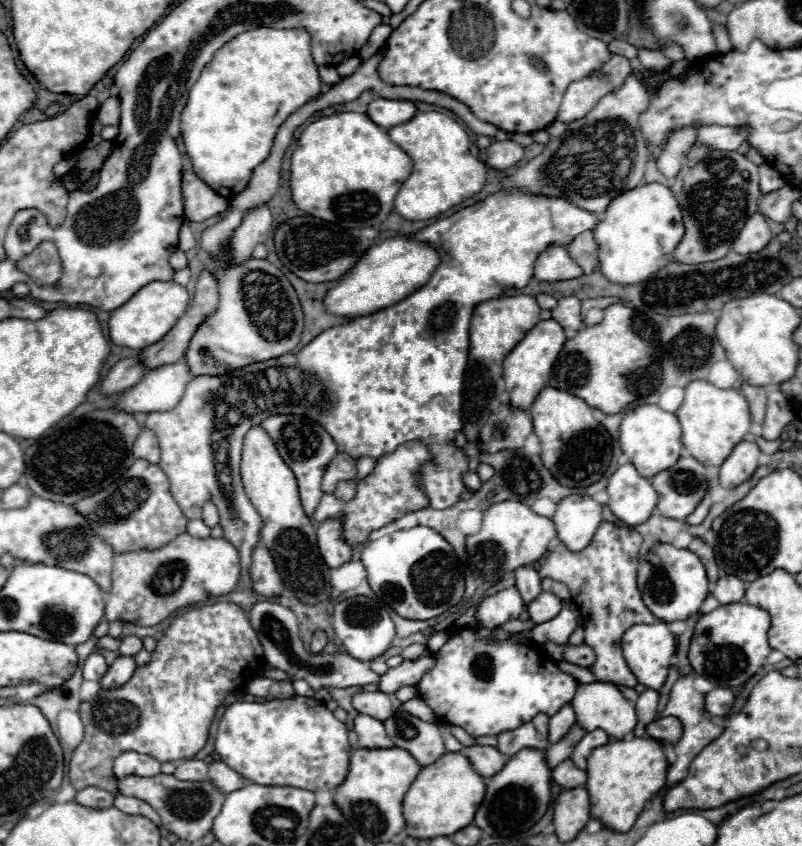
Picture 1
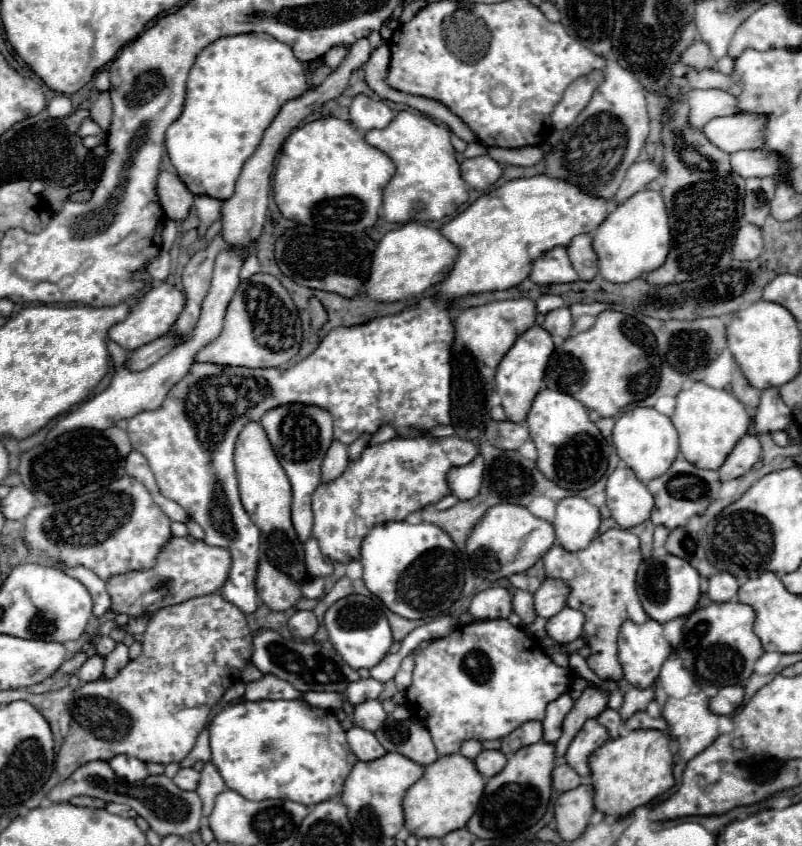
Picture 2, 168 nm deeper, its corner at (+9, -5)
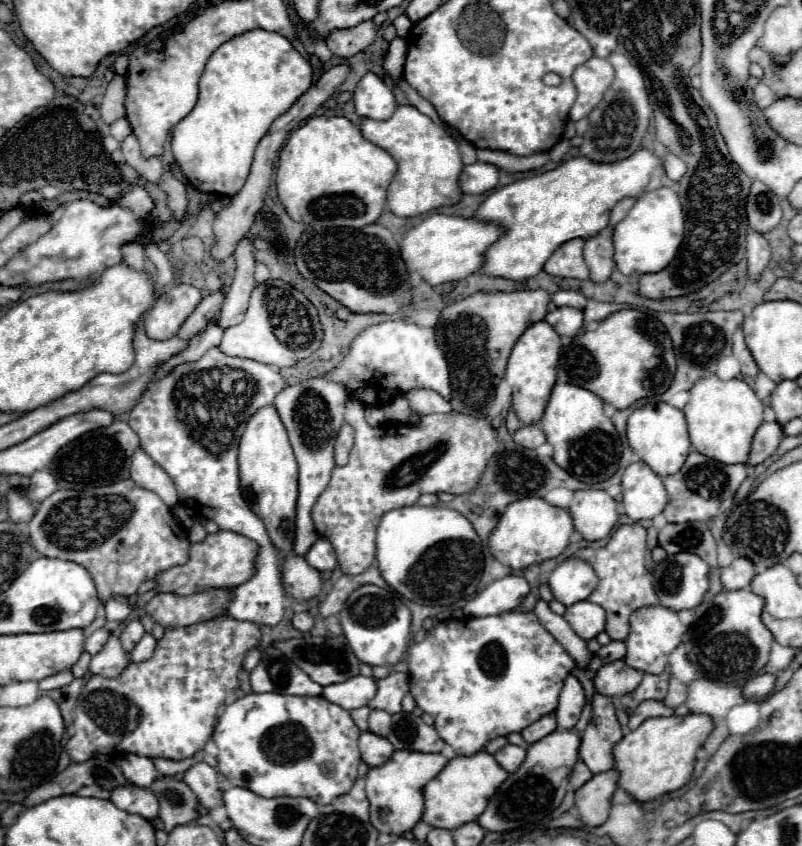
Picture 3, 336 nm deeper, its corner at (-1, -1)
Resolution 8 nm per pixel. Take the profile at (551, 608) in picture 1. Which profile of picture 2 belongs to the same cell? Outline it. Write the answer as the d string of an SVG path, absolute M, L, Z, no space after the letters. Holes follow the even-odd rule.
M545 577L541 587L535 593L535 611L539 617L553 617L557 615L567 603L567 595L569 595L569 585L561 579L553 579L553 577Z

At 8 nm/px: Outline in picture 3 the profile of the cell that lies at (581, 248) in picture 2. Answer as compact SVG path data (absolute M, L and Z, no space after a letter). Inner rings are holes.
M601 231L599 235L585 241L583 255L587 261L587 267L591 271L591 281L607 281L611 271L615 269L613 261L613 243L611 235L607 231Z

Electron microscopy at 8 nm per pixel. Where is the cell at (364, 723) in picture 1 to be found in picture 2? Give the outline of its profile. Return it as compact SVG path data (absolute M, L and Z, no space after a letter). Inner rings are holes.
M355 725L347 731L347 743L359 761L373 761L385 755L385 749L379 745L377 737L371 731L359 729Z

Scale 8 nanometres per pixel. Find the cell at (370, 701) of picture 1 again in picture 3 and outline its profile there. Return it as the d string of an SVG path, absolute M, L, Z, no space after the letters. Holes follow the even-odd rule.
M373 709L369 715L369 731L377 733L381 737L387 737L389 729L391 729L391 715L381 709Z

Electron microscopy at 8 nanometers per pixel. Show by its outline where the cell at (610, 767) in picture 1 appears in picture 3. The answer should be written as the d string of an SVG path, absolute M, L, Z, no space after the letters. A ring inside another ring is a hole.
M685 715L685 717L655 717L643 721L635 731L625 735L615 747L615 769L619 773L619 789L629 793L635 801L653 801L663 793L681 789L693 775L695 755L703 741L711 733L713 723L707 715Z

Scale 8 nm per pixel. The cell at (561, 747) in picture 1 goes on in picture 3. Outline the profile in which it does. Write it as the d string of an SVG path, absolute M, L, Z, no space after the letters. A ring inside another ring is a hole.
M615 661L603 665L595 677L595 691L605 697L623 697L631 693L641 683L643 673L625 665L625 661Z

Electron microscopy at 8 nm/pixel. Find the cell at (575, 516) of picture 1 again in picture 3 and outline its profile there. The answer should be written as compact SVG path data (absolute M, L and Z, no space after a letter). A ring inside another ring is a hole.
M601 489L575 491L569 505L575 531L585 541L605 539L619 519L617 503Z

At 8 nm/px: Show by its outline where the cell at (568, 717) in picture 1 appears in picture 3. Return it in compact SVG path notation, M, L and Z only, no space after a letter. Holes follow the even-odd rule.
M569 675L565 679L563 691L559 695L559 707L555 711L557 725L561 729L573 729L575 723L579 721L579 715L581 715L583 707L585 707L583 687L581 687L581 683L573 675Z

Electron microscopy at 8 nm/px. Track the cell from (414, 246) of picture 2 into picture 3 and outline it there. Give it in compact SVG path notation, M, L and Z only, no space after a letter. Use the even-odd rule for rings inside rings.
M433 213L425 217L419 225L411 227L399 241L401 257L405 257L405 265L409 271L417 271L423 281L429 285L441 285L449 281L459 281L481 269L483 255L491 243L495 243L501 235L501 229L495 225L481 223L473 217L453 217Z

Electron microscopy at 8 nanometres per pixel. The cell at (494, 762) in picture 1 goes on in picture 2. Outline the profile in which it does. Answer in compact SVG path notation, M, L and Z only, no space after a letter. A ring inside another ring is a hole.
M483 751L479 753L479 757L475 757L475 765L479 769L479 773L483 773L483 777L493 777L497 775L507 763L507 757L501 751Z

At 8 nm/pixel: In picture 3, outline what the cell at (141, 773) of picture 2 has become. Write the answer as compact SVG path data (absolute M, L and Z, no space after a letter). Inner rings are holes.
M125 753L125 755L119 755L115 763L121 767L125 777L137 787L147 787L157 777L157 769L149 757Z

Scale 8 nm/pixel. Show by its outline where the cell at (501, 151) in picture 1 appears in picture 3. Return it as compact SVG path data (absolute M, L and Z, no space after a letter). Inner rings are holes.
M481 161L465 165L459 177L461 189L465 193L487 193L497 187L497 181L499 181L499 167Z

